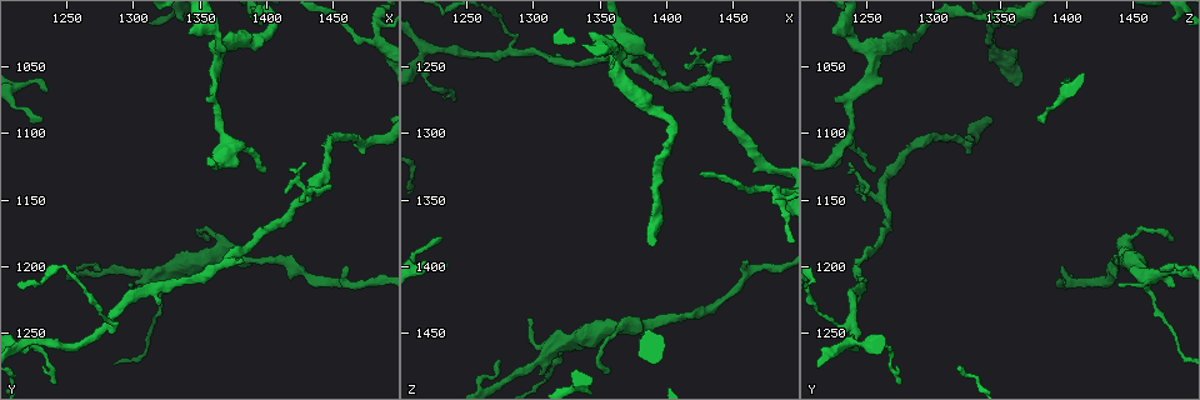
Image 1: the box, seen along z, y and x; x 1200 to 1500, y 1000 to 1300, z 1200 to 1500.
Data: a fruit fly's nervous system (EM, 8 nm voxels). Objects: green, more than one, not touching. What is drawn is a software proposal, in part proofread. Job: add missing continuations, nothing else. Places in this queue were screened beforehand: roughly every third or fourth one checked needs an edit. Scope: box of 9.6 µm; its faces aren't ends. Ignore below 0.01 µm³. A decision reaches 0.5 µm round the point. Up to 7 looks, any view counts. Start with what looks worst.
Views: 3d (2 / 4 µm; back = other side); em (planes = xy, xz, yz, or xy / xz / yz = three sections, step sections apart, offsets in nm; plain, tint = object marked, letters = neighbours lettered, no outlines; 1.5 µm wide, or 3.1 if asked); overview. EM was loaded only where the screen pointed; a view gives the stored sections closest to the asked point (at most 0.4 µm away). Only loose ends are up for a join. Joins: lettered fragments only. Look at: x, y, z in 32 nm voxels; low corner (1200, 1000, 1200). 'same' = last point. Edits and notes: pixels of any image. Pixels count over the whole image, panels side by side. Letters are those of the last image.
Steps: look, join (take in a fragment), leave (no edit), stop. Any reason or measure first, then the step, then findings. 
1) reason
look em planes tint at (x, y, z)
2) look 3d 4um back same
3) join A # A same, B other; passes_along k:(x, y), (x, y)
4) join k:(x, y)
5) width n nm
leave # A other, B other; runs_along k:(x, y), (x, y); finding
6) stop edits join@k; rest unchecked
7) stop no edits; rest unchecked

look 3d 2um at (1298, 1216, 1440)

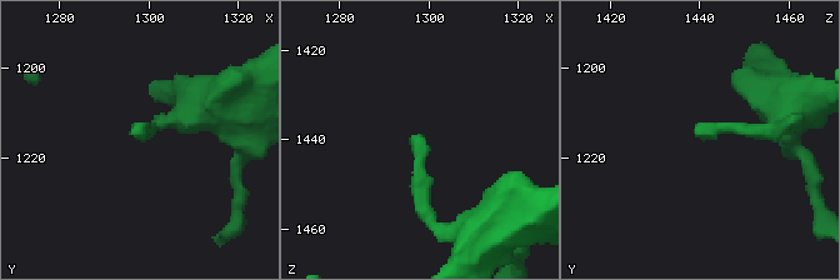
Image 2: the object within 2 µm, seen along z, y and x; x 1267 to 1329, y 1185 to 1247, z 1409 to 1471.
look em planes letters at (1296, 1215, 1440)

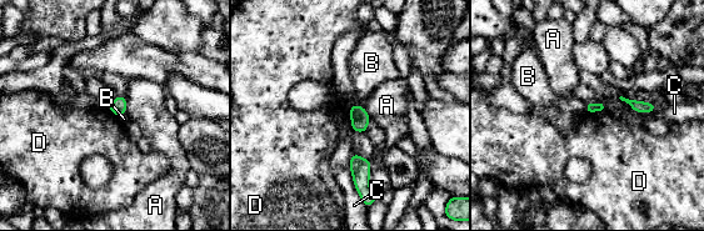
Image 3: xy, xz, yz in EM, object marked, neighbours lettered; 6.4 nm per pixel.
leave # A other, B other, C other, D other; border 3:(605, 110), (585, 113); none of them fits

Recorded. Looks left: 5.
branch stops here
look em yz step 4 letters at (1360, 1180, 1478)

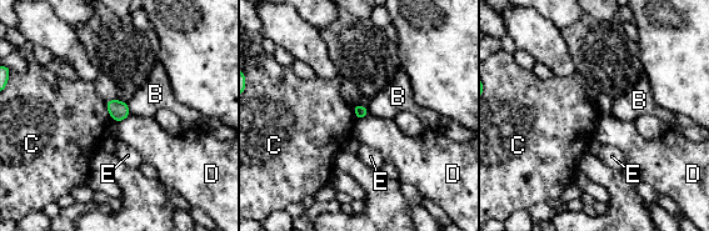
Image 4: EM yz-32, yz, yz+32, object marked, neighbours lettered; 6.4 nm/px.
look em planes letters same

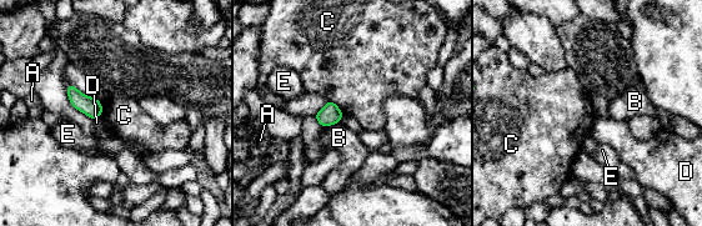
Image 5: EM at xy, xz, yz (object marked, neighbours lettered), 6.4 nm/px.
width 120 nm
leave # A other, B other, C other, D other, E other; border 5:(329, 100), (344, 114); none of them fits

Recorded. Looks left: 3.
an open end
look 3d 4um at (1230, 1086, 1376)

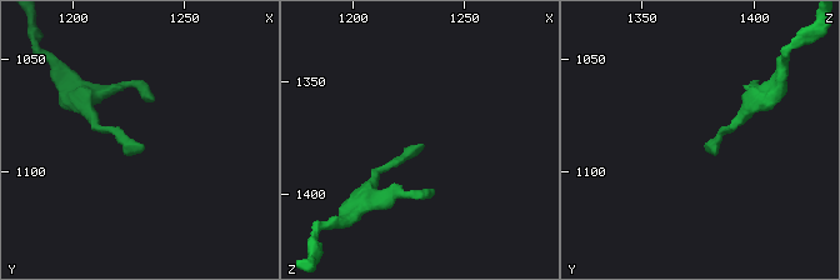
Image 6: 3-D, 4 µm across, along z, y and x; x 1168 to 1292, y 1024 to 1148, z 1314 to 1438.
now the EM
look em xz step 4 letters at (1230, 1089, 1377)

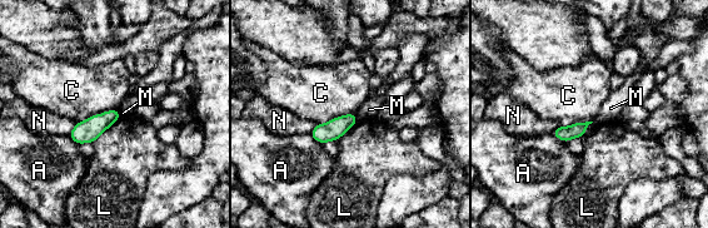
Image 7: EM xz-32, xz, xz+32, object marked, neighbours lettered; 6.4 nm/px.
look em planes letters same

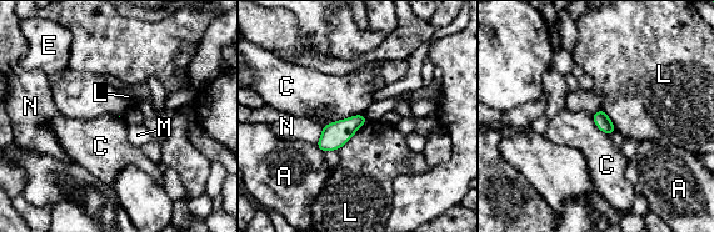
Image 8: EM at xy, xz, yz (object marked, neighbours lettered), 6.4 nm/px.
leave # A other, C other, E other, L other, M other, N other; border 8:(363, 114), (355, 114), (326, 125); no lettered fragment goes on from it

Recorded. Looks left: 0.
stop no edits; rest unchecked

